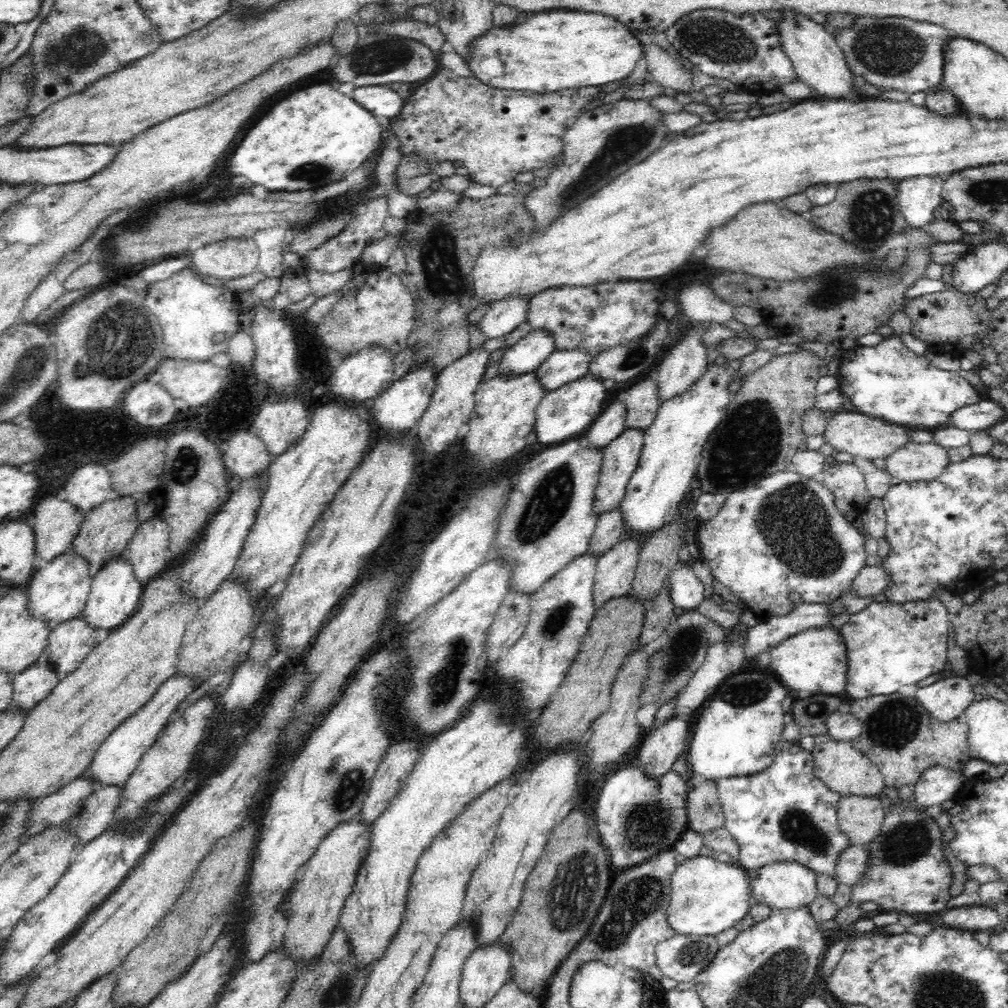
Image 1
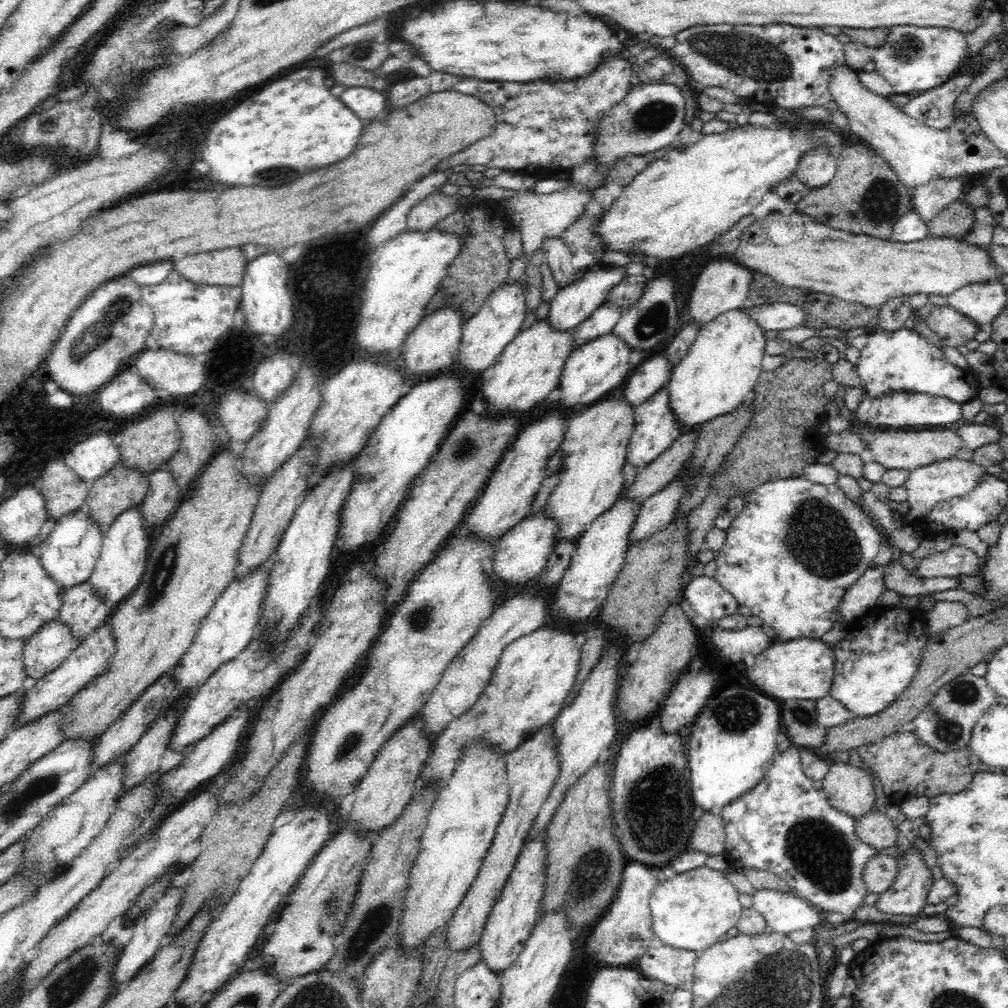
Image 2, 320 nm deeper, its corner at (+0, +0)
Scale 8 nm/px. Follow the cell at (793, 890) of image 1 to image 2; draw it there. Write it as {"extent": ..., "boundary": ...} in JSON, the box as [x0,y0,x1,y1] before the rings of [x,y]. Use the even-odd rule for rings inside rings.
{"extent":[753,888,824,935],"boundary":[[[772,888],[755,890],[753,907],[765,918],[771,932],[786,935],[804,928],[814,929],[824,914],[798,893],[778,892]]]}

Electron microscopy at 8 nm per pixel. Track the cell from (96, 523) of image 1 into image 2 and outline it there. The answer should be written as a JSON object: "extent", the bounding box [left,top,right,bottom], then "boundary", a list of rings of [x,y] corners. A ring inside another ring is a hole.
{"extent":[86,460,148,533],"boundary":[[[120,460],[111,468],[106,476],[102,476],[102,478],[90,485],[86,500],[90,518],[94,519],[94,522],[98,523],[101,531],[105,533],[119,514],[122,514],[129,508],[139,507],[142,504],[148,489],[148,475],[124,466]]]}

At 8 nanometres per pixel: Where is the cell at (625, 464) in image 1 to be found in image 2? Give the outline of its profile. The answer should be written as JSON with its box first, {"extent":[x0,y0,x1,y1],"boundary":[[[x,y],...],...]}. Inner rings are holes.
{"extent":[626,387,683,470],"boundary":[[[662,387],[646,402],[634,408],[634,432],[628,442],[626,452],[627,461],[639,470],[650,465],[655,458],[662,454],[683,432],[676,415],[672,413],[669,406],[669,396],[666,387]]]}

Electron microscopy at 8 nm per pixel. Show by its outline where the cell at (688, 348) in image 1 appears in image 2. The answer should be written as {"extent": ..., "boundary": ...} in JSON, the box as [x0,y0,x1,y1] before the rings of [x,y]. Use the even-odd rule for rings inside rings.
{"extent":[688,260,753,328],"boundary":[[[732,260],[710,262],[702,270],[702,274],[698,276],[690,294],[688,312],[690,312],[690,316],[692,317],[691,320],[696,322],[699,328],[702,328],[706,322],[718,318],[723,312],[742,307],[749,293],[749,282],[753,280],[753,273],[752,270],[742,267]]]}

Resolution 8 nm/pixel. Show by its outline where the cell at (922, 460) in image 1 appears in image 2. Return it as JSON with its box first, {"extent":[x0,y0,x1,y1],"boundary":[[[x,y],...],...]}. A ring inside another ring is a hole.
{"extent":[903,457,987,524],"boundary":[[[956,457],[948,458],[948,460],[938,460],[933,464],[923,465],[921,468],[912,470],[904,484],[907,488],[907,501],[910,504],[909,512],[903,518],[904,521],[912,524],[914,520],[922,518],[926,512],[930,512],[938,502],[964,496],[986,474],[987,470],[981,465],[975,464],[972,460],[957,459]]]}

